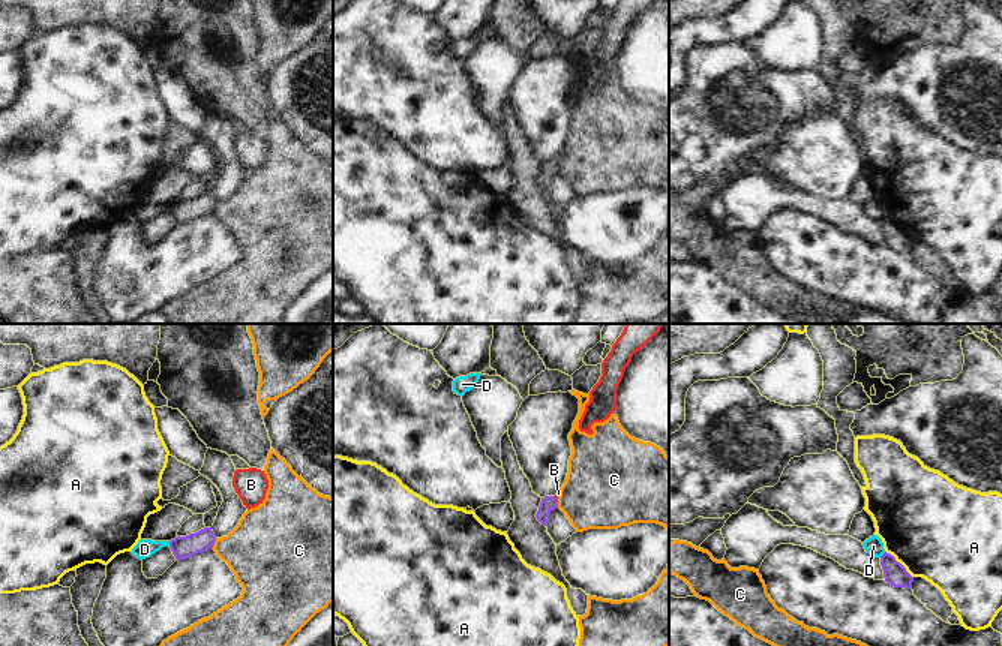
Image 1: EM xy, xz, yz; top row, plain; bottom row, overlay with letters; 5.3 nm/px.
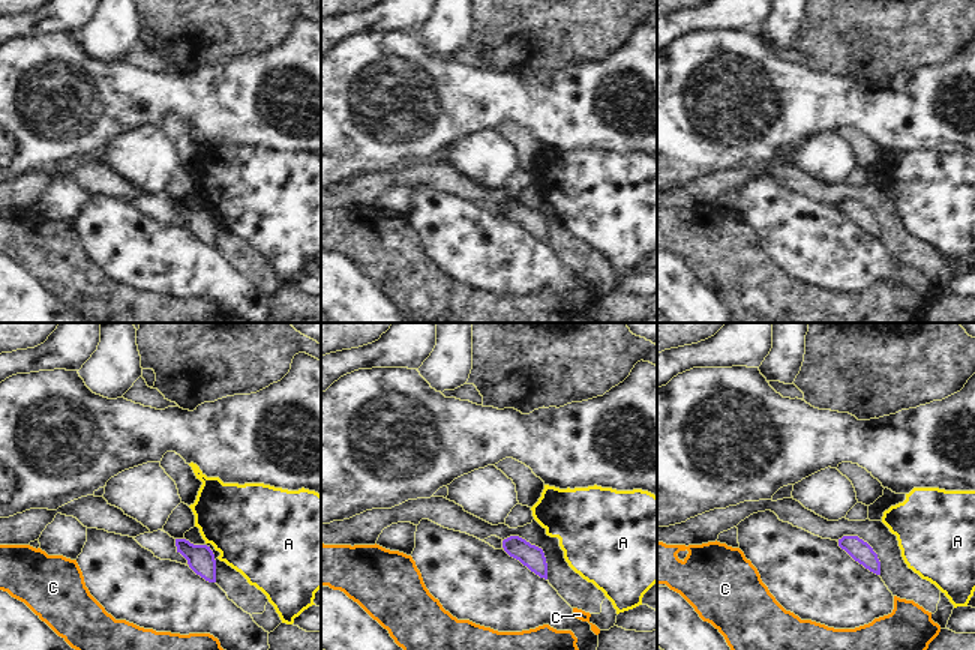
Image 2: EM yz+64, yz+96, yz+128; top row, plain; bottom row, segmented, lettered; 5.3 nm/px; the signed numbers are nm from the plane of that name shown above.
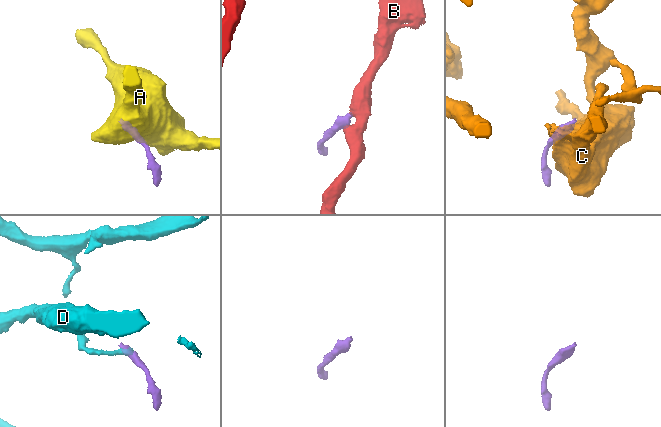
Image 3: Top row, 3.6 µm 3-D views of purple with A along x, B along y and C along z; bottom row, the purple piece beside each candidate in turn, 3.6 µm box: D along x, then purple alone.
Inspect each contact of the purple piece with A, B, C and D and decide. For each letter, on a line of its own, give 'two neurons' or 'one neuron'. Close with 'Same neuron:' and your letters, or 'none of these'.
A: two neurons
B: one neuron
C: two neurons
D: two neurons
Same neuron: B

